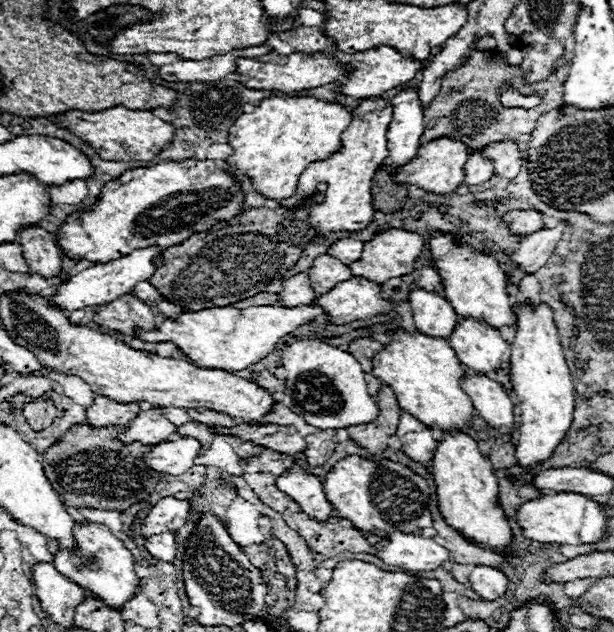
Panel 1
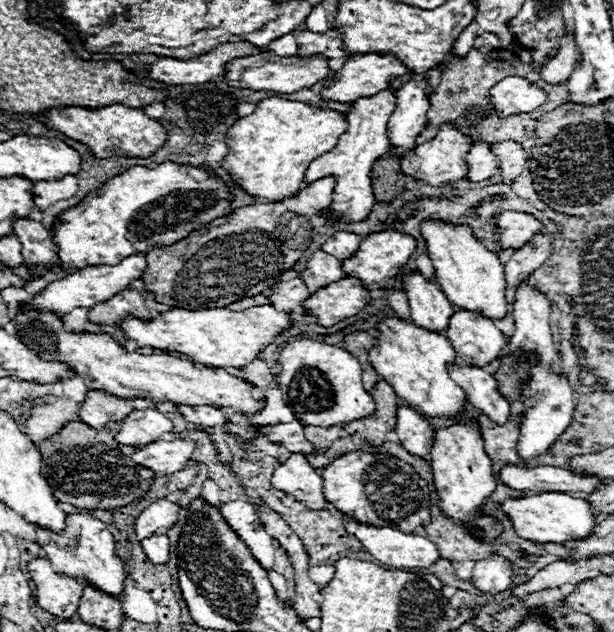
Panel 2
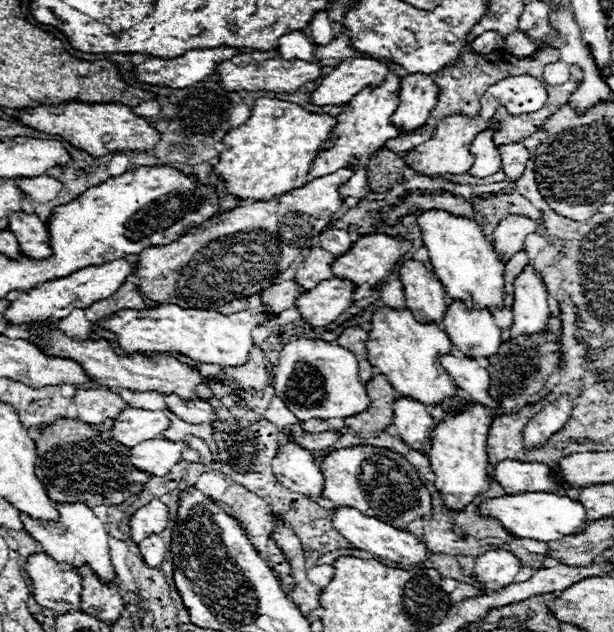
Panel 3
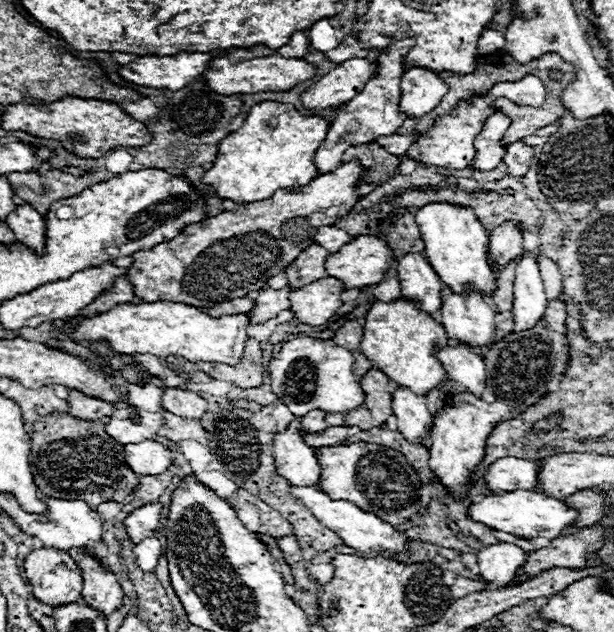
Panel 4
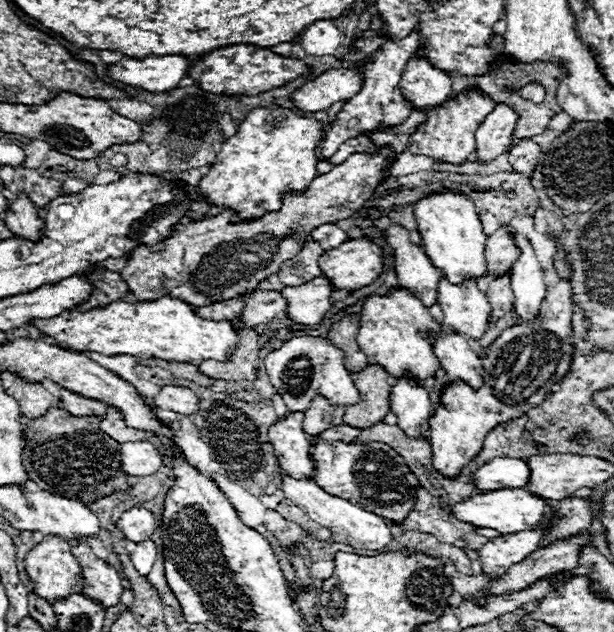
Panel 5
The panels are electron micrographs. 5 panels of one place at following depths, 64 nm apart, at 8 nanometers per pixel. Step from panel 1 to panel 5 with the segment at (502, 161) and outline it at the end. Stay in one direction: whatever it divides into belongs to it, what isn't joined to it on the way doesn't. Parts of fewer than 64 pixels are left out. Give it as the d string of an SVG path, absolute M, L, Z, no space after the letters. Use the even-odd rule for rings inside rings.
M520 140L518 144L514 144L508 152L508 162L512 166L514 172L520 172L520 174L526 174L530 176L532 170L534 170L534 162L540 154L540 146L530 142L530 140Z

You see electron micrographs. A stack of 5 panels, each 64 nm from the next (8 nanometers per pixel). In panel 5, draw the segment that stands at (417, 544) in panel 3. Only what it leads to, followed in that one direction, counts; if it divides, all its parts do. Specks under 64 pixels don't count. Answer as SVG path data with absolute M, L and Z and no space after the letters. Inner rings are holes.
M282 472L282 480L284 480L284 494L288 494L288 498L292 498L292 502L302 506L302 510L306 510L306 514L314 522L326 526L334 536L338 536L340 540L346 540L352 548L380 550L392 542L394 536L390 532L390 522L382 520L380 516L344 500L344 498L324 492L320 486L316 486L314 480L294 480L286 472Z

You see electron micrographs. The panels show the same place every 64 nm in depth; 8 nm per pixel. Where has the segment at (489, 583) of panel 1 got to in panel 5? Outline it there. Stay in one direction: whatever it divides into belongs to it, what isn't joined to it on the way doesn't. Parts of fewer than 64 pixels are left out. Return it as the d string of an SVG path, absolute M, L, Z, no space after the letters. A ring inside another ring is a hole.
M526 530L520 534L504 534L500 538L490 540L478 552L482 572L490 578L504 576L510 566L522 562L528 554L538 550L540 538L542 538L540 530Z

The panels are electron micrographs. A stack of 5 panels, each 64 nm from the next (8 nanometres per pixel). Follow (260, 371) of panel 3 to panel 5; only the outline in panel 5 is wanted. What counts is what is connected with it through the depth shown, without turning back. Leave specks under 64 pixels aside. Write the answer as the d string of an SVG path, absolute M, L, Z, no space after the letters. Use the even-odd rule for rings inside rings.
M244 330L236 350L226 362L202 362L200 370L204 376L216 380L256 380L258 350L256 332Z

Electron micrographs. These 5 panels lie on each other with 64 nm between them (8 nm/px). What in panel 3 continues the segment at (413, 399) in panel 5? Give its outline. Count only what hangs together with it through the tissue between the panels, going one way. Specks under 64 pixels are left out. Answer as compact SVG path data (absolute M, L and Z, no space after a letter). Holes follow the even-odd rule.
M398 396L394 402L394 426L398 428L398 436L412 448L428 454L430 446L424 446L430 440L434 430L434 420L428 414L426 406L412 400Z

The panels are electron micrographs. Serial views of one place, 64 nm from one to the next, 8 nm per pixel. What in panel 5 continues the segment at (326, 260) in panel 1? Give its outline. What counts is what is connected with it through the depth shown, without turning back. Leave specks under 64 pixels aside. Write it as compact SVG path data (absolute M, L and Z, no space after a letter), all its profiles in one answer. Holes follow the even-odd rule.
M306 242L304 248L288 262L282 264L278 276L286 286L300 286L304 282L310 282L312 278L318 278L322 274L318 260L324 254L322 246L316 242Z

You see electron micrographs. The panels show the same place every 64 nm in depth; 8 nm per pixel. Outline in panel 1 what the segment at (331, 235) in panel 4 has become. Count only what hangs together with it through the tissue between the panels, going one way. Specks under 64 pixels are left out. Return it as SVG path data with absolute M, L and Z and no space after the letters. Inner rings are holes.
M342 238L342 240L338 240L338 242L328 250L328 254L334 256L334 258L338 258L338 260L344 262L344 264L352 264L352 262L356 262L356 260L360 258L362 246L364 246L364 244L362 244L360 240Z

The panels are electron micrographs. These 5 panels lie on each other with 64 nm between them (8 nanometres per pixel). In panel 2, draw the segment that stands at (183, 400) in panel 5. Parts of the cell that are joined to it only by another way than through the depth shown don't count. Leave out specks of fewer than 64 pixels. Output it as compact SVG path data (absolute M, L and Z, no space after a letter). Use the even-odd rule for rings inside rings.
M178 404L178 412L184 416L186 422L192 422L192 424L198 424L204 428L228 422L226 412L220 408L214 408L214 406L182 406L182 404Z

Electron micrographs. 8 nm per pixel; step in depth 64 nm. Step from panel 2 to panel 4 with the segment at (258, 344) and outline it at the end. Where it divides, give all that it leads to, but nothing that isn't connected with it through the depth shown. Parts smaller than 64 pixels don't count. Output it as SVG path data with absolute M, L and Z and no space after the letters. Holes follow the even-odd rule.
M140 302L140 304L120 304L108 310L106 314L84 318L82 326L76 328L70 340L86 342L106 342L118 354L154 354L164 356L182 356L190 362L220 362L220 364L238 364L244 354L246 340L250 338L246 328L250 326L250 314L234 316L208 316L200 308L186 306L180 302Z

